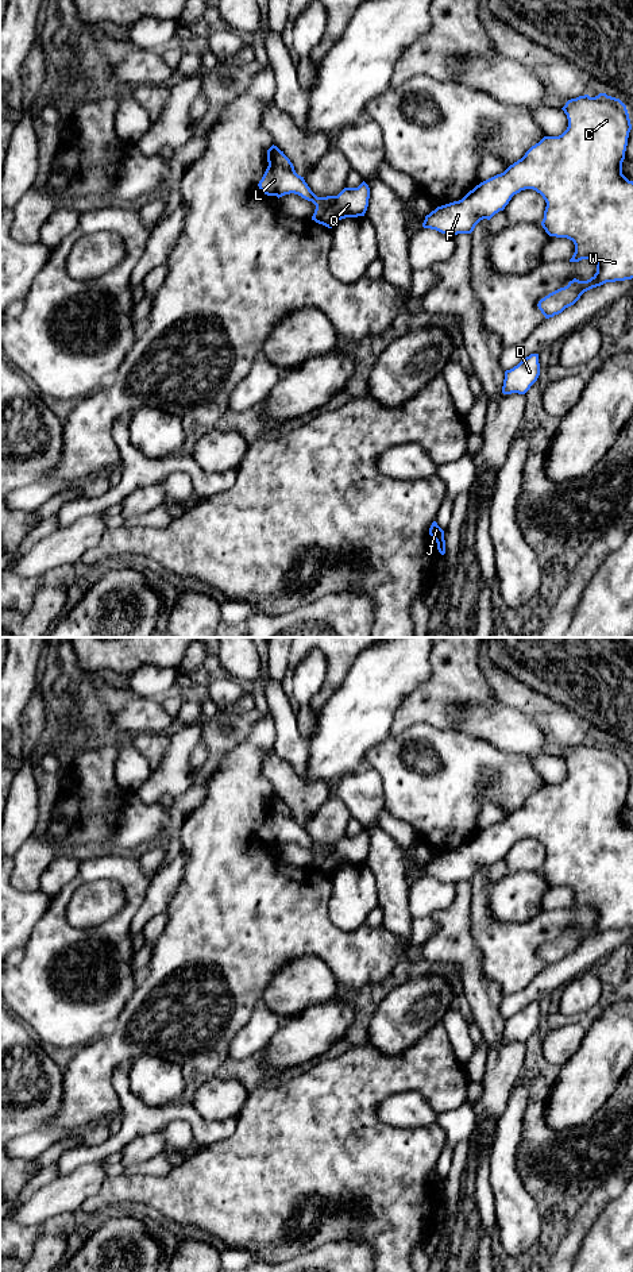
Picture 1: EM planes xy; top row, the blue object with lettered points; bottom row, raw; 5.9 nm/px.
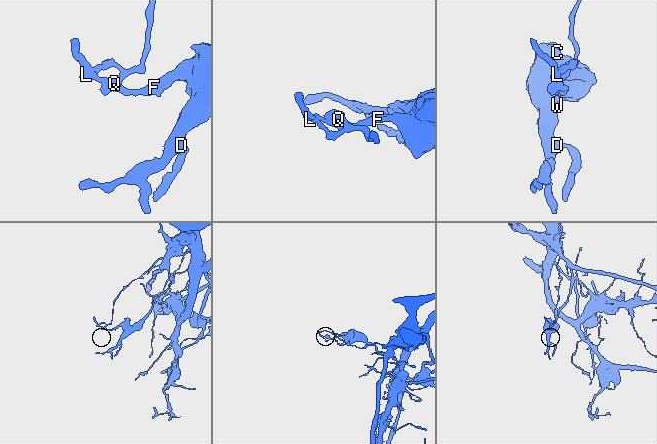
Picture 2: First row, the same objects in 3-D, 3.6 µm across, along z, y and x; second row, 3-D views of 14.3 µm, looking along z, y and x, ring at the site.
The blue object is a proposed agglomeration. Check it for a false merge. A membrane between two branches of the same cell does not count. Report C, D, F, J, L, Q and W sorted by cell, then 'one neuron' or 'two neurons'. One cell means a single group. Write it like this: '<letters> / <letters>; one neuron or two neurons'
C D F J L W / Q; two neurons

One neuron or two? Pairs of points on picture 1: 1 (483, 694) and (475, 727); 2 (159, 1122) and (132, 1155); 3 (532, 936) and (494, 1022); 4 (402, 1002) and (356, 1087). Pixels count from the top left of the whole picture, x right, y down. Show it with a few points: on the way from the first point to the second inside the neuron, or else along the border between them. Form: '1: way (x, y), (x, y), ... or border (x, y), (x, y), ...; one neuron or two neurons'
1: border (498, 701), (489, 706), (474, 704), (448, 705); two neurons
2: border (181, 1120), (136, 1136), (123, 1147); two neurons
3: border (483, 970), (500, 986), (504, 995); two neurons
4: border (366, 1043), (386, 1053), (400, 1053), (409, 1048); two neurons

